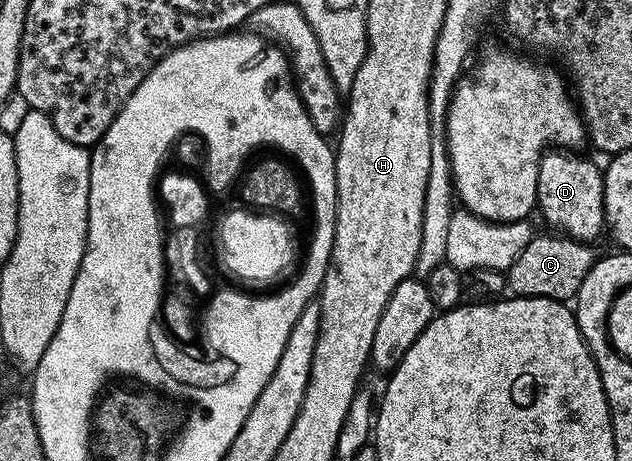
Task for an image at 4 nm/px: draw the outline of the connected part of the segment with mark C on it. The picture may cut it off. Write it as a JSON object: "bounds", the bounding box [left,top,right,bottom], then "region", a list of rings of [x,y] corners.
{"bounds":[505,233,596,302],"region":[[[560,233],[533,236],[520,257],[505,272],[507,292],[515,298],[544,297],[558,302],[571,302],[578,294],[584,277],[596,258],[593,246],[569,239]]]}

